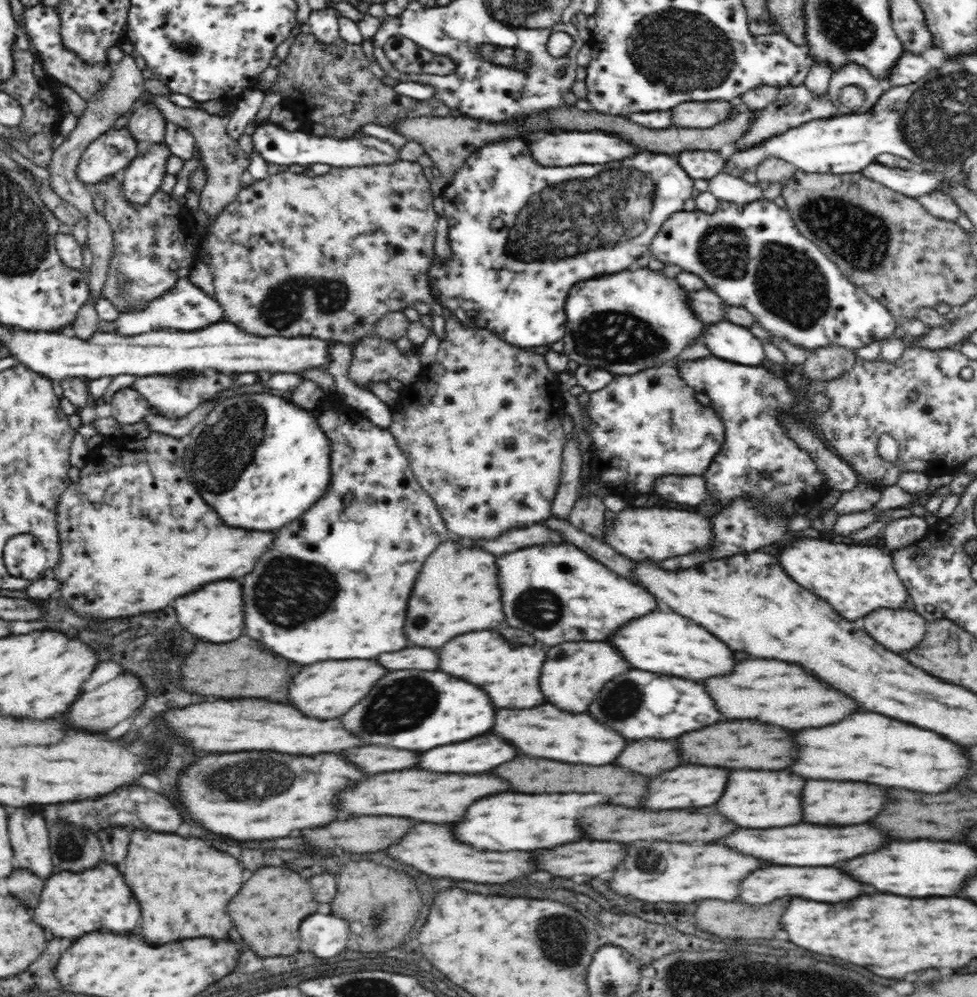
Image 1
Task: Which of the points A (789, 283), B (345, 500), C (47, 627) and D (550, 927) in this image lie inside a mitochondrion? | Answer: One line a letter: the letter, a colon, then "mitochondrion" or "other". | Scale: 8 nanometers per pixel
A: mitochondrion
B: other
C: other
D: mitochondrion

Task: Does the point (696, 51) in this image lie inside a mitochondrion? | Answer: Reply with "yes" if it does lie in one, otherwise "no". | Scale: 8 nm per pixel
yes

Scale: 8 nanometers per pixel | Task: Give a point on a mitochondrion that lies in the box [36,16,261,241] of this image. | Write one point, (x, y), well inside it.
(187, 47)

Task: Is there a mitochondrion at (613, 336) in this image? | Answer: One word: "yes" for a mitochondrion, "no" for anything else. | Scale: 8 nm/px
yes

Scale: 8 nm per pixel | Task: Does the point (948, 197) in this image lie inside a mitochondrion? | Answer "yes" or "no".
no

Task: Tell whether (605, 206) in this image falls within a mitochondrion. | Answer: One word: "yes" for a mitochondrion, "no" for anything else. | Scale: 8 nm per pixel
yes

